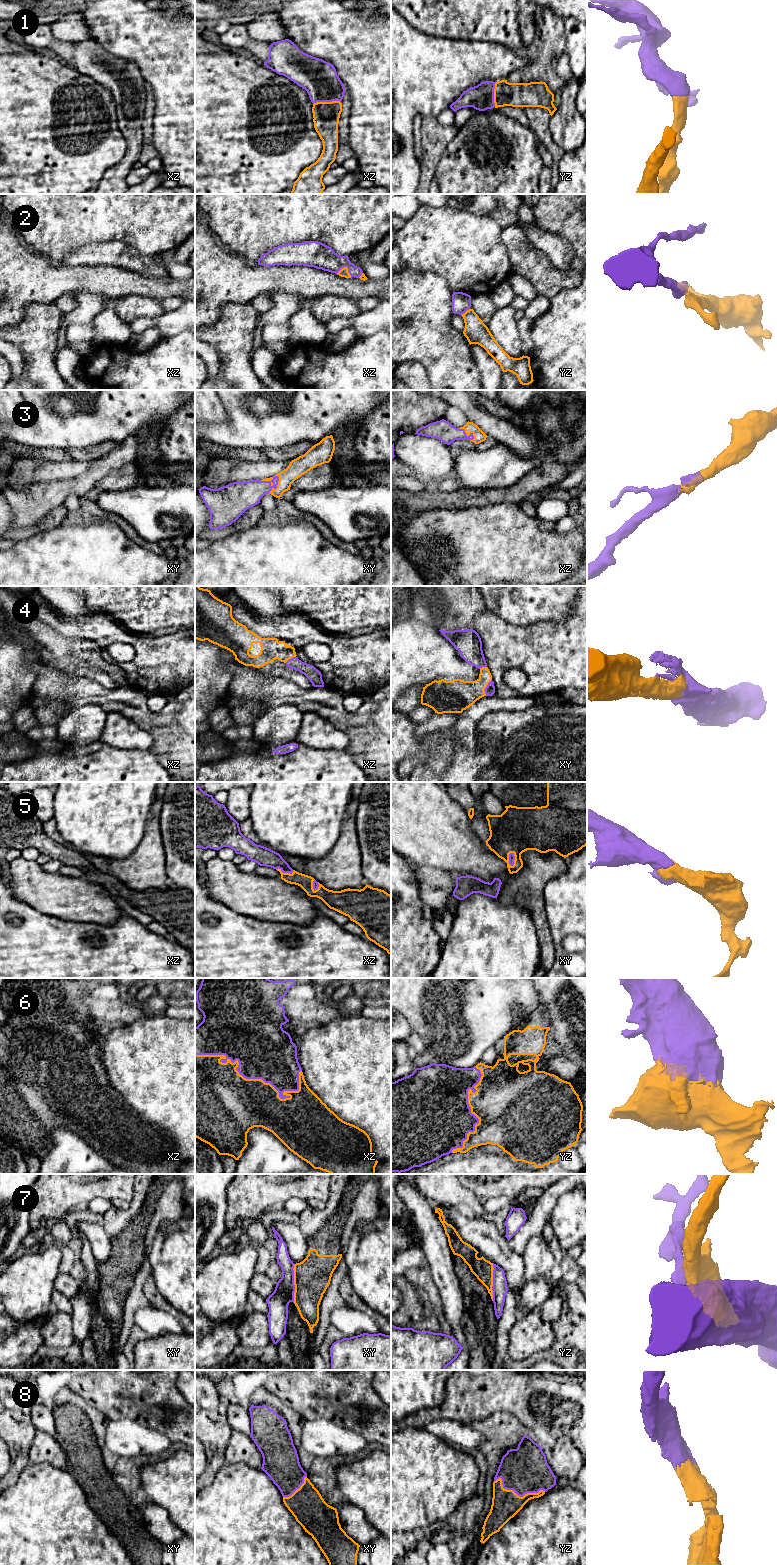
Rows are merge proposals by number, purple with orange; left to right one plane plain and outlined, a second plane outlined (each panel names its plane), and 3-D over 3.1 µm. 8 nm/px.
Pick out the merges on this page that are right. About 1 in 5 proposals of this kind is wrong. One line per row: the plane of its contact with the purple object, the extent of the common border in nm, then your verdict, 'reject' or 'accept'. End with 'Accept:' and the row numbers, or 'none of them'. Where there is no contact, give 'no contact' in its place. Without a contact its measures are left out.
1: xz | 220 nm | accept
2: xz | 130 nm | accept
3: xy | 170 nm | accept
4: xy | 140 nm | accept
5: xy | 120 nm | accept
6: xz | 900 nm | accept
7: xy | 320 nm | reject
8: yz | 420 nm | accept
Accept: 1, 2, 3, 4, 5, 6, 8

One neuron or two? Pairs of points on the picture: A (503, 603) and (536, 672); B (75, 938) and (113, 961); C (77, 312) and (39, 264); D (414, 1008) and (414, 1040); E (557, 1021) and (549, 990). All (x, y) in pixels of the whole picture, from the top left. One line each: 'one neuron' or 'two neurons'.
A: two neurons
B: one neuron
C: two neurons
D: two neurons
E: one neuron

